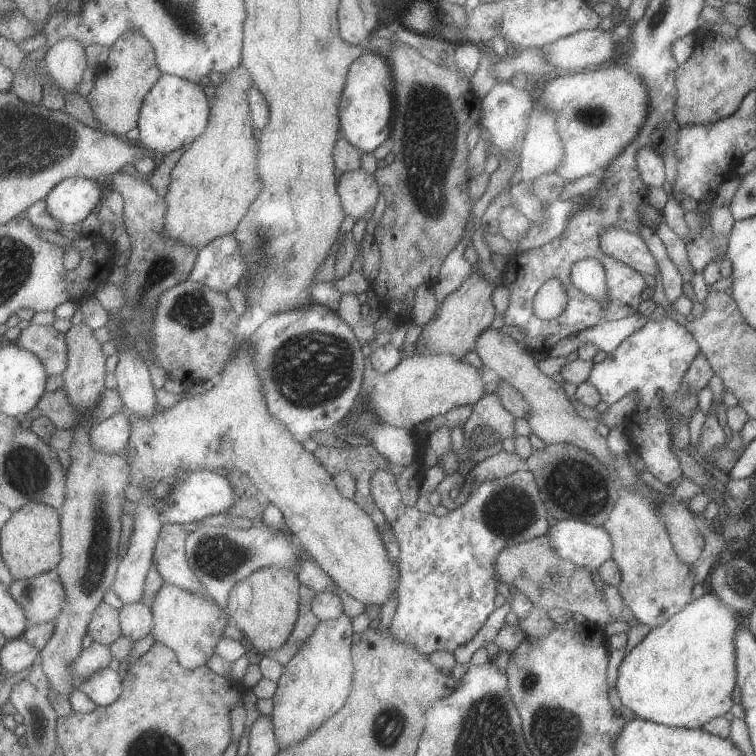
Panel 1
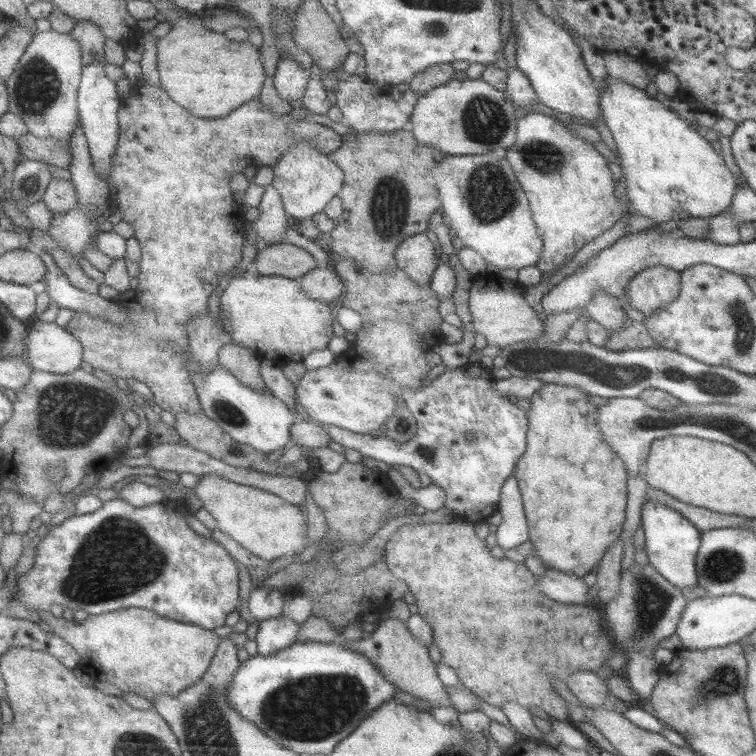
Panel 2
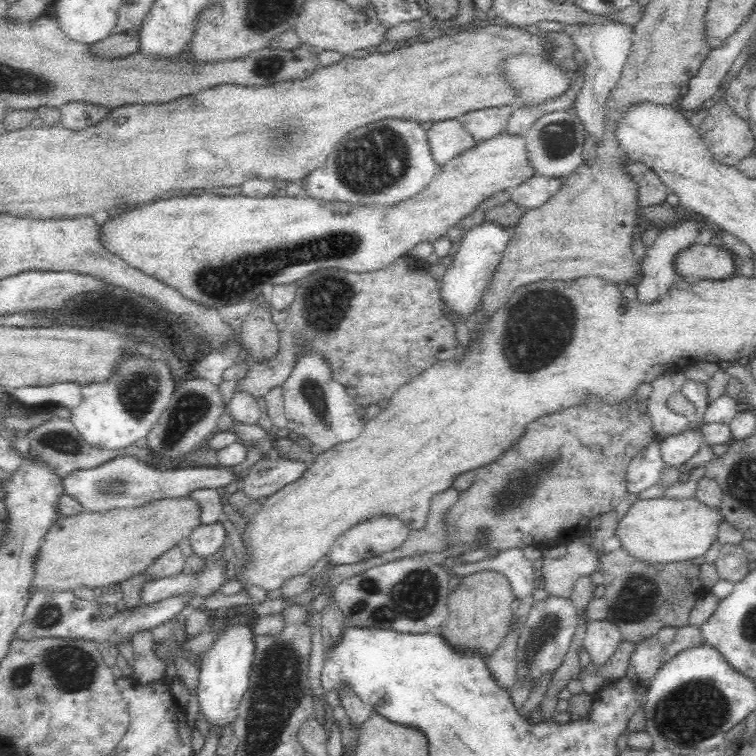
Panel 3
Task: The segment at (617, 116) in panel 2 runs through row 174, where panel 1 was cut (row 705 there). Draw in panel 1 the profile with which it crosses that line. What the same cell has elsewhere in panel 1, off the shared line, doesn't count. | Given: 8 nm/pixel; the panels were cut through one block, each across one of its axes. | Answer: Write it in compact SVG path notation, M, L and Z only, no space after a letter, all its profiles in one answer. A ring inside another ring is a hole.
M707 589L701 597L691 599L679 612L672 614L663 624L652 628L643 640L622 658L618 666L615 684L616 694L620 698L621 705L625 706L627 710L631 710L636 717L670 727L683 727L686 729L699 729L708 720L725 714L733 706L731 690L737 685L734 640L736 630L740 624L741 626L744 625L744 618L745 616L721 601L716 593L713 593L710 589Z

